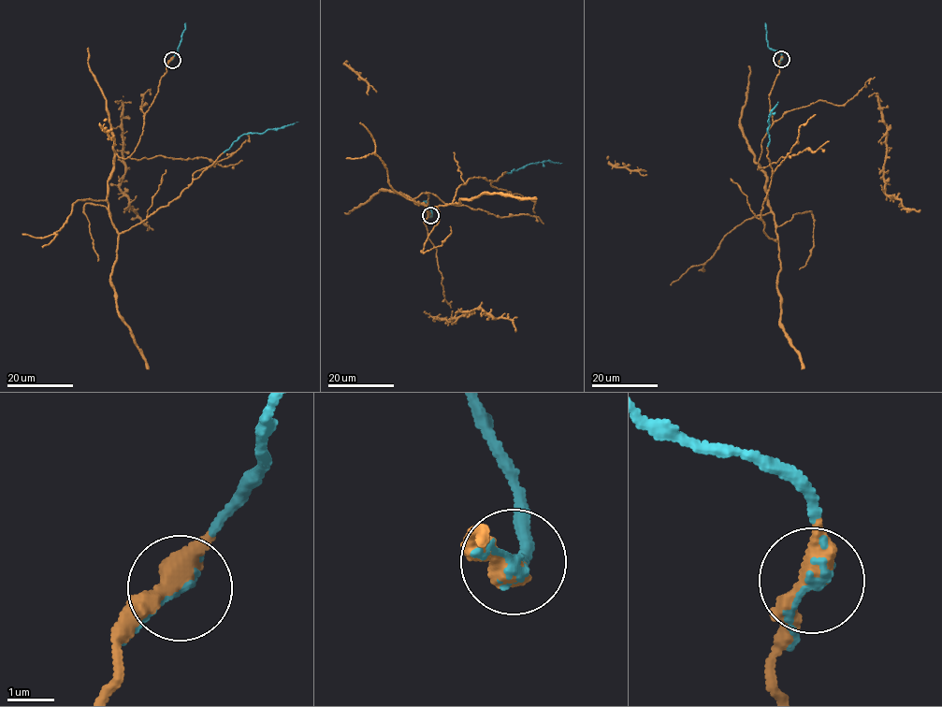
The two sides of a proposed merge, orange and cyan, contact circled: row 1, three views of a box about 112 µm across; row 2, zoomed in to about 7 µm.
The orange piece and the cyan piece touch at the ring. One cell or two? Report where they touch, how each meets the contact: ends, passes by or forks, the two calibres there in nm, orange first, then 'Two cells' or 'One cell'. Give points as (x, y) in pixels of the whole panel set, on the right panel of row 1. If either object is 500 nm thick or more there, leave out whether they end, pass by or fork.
Place: (781, 59). At the ring orange passes by. At the ring cyan passes by. Thickness 440 nm (orange) against 100 nm. One cell

